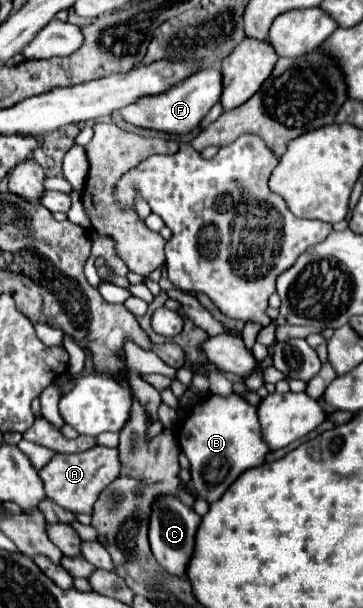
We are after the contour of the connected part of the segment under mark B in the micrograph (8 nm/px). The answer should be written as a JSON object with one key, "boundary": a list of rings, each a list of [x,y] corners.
{"boundary":[[[237,394],[205,396],[181,420],[181,426],[177,428],[177,440],[181,452],[191,462],[193,486],[209,504],[219,500],[241,472],[249,470],[251,466],[265,464],[269,454],[267,444],[263,444],[263,436],[259,436],[257,408]]]}

